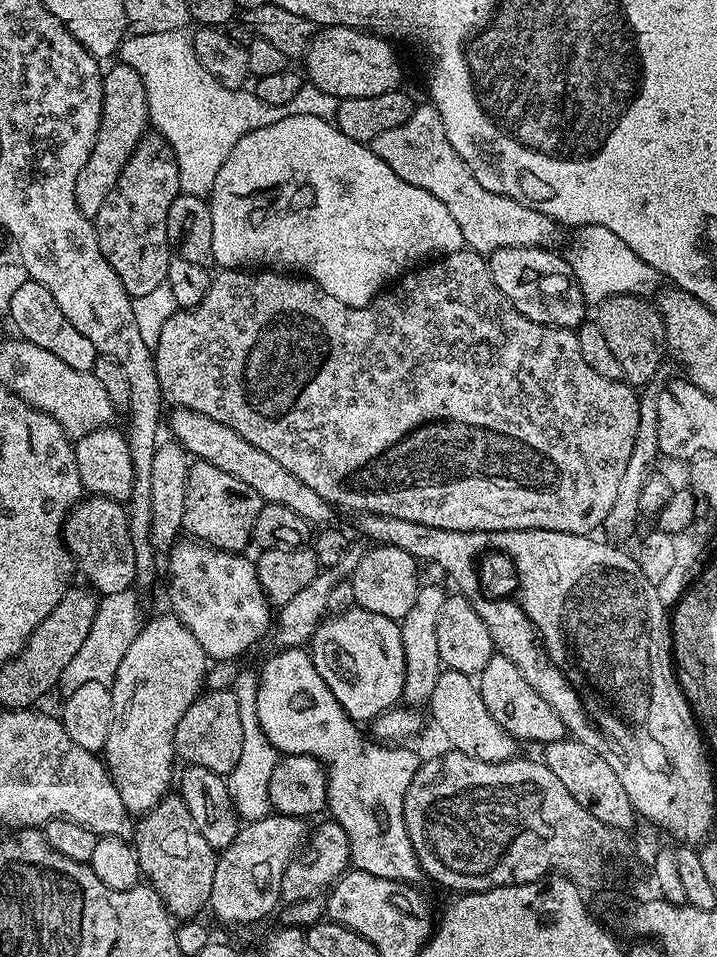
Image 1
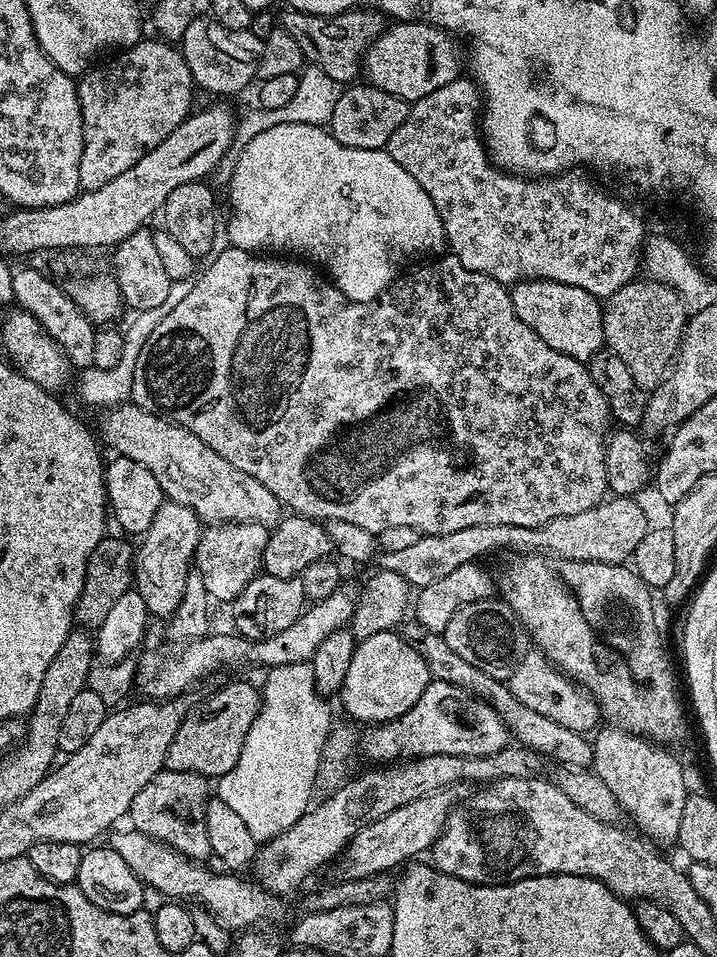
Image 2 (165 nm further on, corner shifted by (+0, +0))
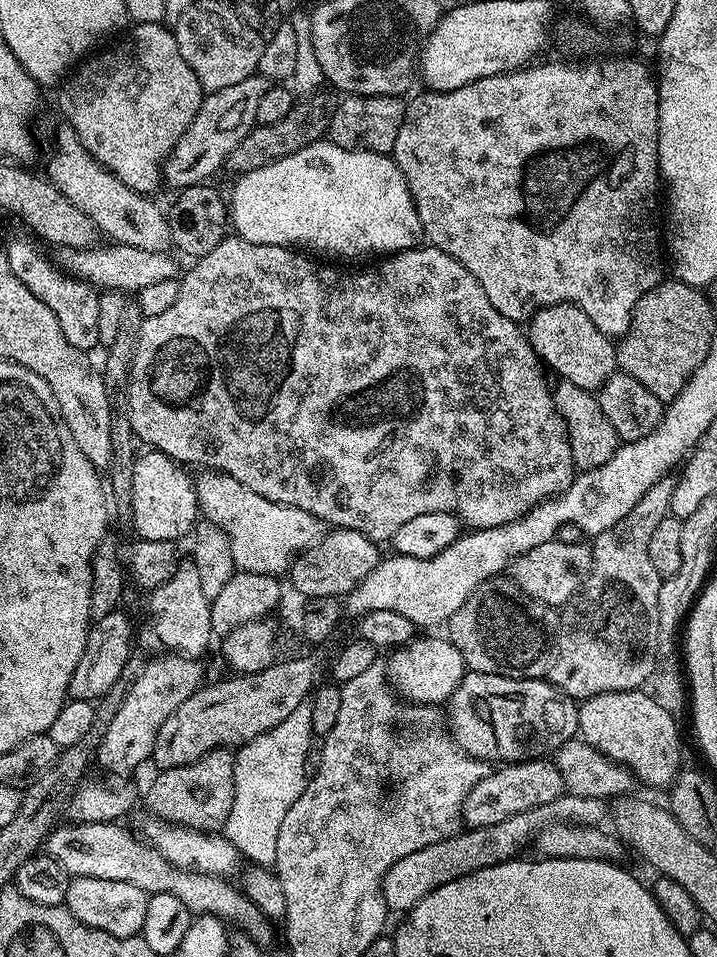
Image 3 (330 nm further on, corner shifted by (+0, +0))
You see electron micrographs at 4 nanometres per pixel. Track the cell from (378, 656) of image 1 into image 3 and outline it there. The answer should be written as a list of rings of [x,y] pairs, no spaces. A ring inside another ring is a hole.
[[[428,634],[423,638],[417,638],[410,644],[405,644],[403,648],[397,649],[388,661],[389,683],[393,691],[405,700],[412,701],[413,704],[430,704],[433,706],[443,705],[458,690],[466,671],[466,665],[458,646],[454,646],[452,641],[440,634]]]

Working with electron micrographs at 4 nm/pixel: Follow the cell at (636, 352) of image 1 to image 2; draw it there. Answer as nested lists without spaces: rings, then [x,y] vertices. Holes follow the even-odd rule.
[[[637,278],[607,296],[602,307],[602,330],[607,351],[622,358],[640,388],[653,390],[667,376],[683,340],[690,317],[683,298],[662,282]]]

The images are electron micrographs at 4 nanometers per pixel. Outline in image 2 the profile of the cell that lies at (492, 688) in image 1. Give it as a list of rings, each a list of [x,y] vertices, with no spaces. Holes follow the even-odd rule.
[[[529,650],[522,658],[522,662],[518,662],[518,666],[512,671],[506,683],[514,698],[522,702],[522,706],[538,710],[538,714],[550,718],[550,722],[558,722],[558,726],[566,726],[566,730],[592,734],[601,723],[600,704],[591,692],[561,672],[559,667],[552,664],[539,650]]]

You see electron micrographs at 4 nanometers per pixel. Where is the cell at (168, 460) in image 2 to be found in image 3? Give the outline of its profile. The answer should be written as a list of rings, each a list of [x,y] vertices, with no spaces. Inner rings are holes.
[[[204,470],[199,474],[194,480],[199,515],[228,536],[233,562],[241,572],[283,577],[283,572],[285,575],[291,569],[293,560],[313,548],[326,534],[324,521],[306,514],[306,510],[270,502],[270,498],[254,494],[238,478],[230,478],[224,472]]]

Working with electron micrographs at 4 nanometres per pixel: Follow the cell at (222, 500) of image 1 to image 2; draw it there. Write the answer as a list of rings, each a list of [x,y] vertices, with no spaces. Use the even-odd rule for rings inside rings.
[[[208,524],[201,531],[194,557],[195,571],[202,574],[213,601],[231,602],[261,571],[269,529],[263,524]]]

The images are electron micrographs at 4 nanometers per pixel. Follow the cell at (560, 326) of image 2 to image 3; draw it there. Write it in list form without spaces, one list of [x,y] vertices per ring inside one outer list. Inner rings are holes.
[[[555,304],[539,308],[532,319],[527,321],[526,335],[537,356],[549,369],[552,367],[557,372],[555,375],[559,379],[574,382],[574,386],[587,392],[595,393],[602,386],[602,382],[606,382],[606,378],[610,378],[617,371],[616,344],[606,334],[602,334],[602,330],[598,330],[594,322],[590,322],[590,318],[586,318],[586,314],[577,304]]]

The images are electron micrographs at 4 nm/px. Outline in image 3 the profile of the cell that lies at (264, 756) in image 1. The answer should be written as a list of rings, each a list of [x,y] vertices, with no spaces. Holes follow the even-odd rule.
[[[305,702],[294,710],[287,718],[282,718],[274,730],[266,730],[266,734],[258,734],[258,738],[247,744],[239,745],[232,765],[234,766],[234,806],[230,810],[230,818],[226,818],[222,834],[240,851],[254,866],[275,865],[278,854],[278,829],[290,811],[290,806],[298,802],[305,784],[310,779],[310,764],[308,768],[308,751],[312,748],[314,737],[310,726],[310,703]]]

